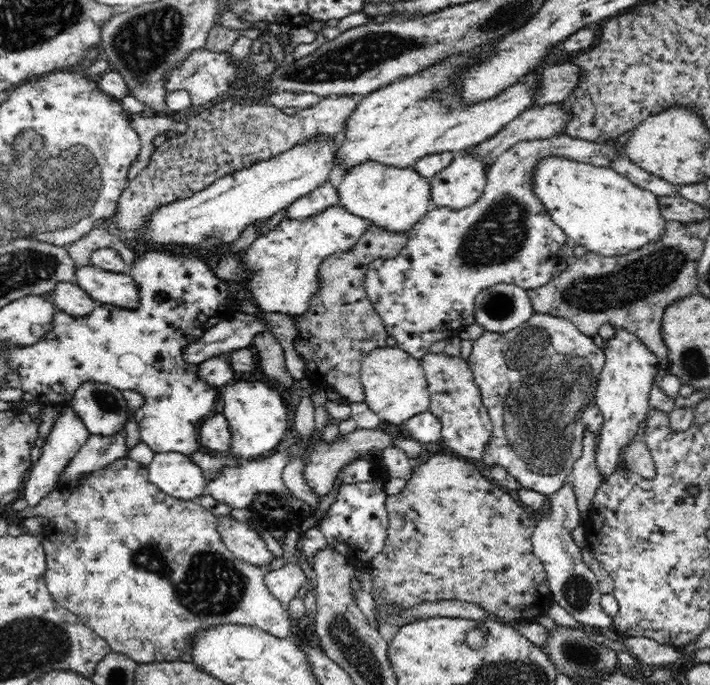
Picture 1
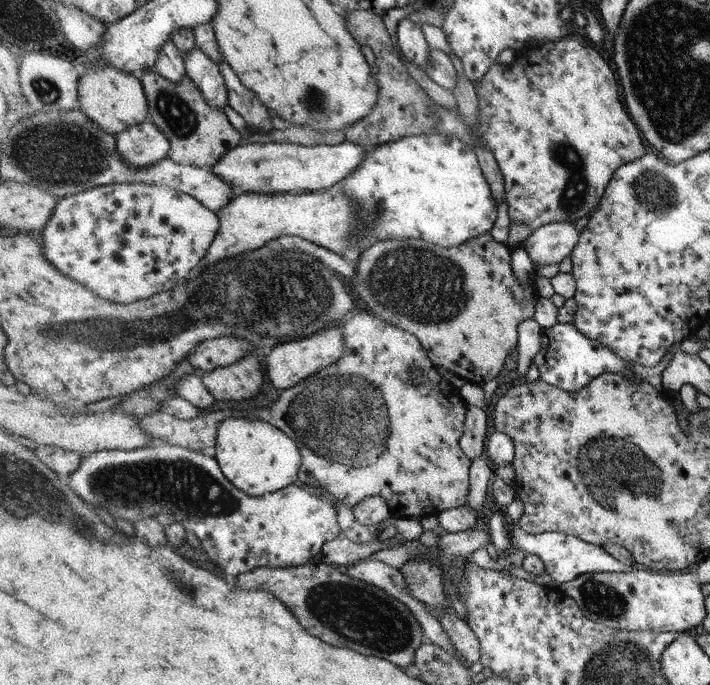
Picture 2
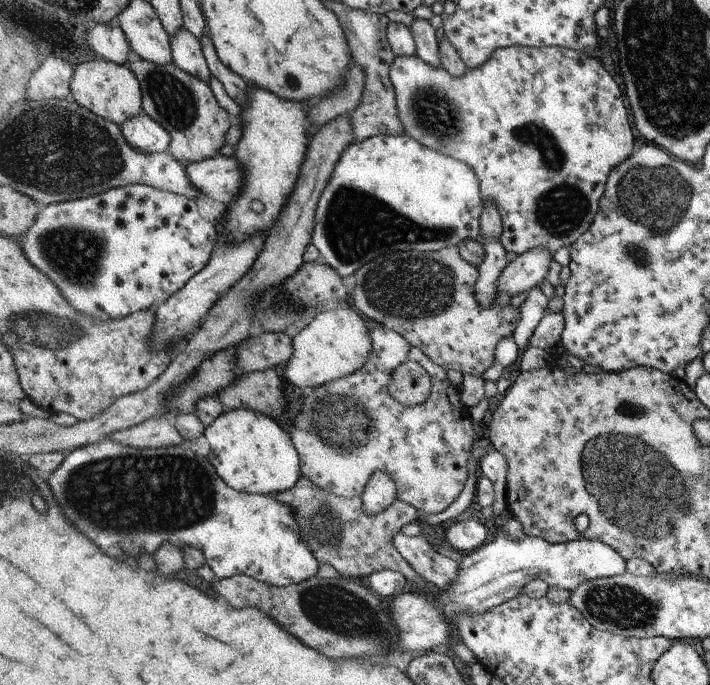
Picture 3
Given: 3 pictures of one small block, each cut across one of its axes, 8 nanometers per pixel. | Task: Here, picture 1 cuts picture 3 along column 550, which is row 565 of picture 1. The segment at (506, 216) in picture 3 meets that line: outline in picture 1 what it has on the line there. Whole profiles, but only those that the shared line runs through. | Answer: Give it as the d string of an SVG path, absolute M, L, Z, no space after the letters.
M129 456L112 461L112 464L96 469L94 472L84 473L68 483L58 482L55 490L48 492L40 500L40 504L37 504L34 508L27 505L24 510L15 512L15 515L22 518L31 516L45 516L49 518L50 523L47 531L41 537L41 543L44 547L47 561L45 583L52 598L60 607L64 607L66 610L73 612L96 635L104 638L112 651L129 656L130 659L137 663L146 664L176 661L182 654L192 652L194 644L191 640L196 638L198 634L202 634L208 628L222 626L223 624L256 627L262 629L264 632L272 633L274 636L283 637L284 639L289 638L288 636L290 634L294 634L294 626L292 626L294 621L290 621L290 615L286 612L287 607L279 600L279 597L274 596L269 591L264 578L268 571L283 567L292 556L296 555L297 543L301 534L294 529L288 530L284 534L284 542L279 542L280 548L284 552L283 556L276 557L271 563L264 564L264 566L254 566L250 563L245 563L244 560L234 556L233 552L230 552L224 544L223 537L219 533L219 519L214 513L211 513L195 500L177 499L161 491L148 478L147 467L142 463L132 460Z

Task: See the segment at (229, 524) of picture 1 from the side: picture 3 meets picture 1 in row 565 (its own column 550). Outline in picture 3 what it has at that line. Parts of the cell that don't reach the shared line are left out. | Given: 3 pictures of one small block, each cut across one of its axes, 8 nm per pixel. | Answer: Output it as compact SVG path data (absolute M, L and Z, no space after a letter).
M532 248L530 252L517 255L512 262L507 263L496 280L497 292L504 290L510 298L523 292L530 292L532 288L538 287L546 279L550 264L552 264L552 254L546 248Z

